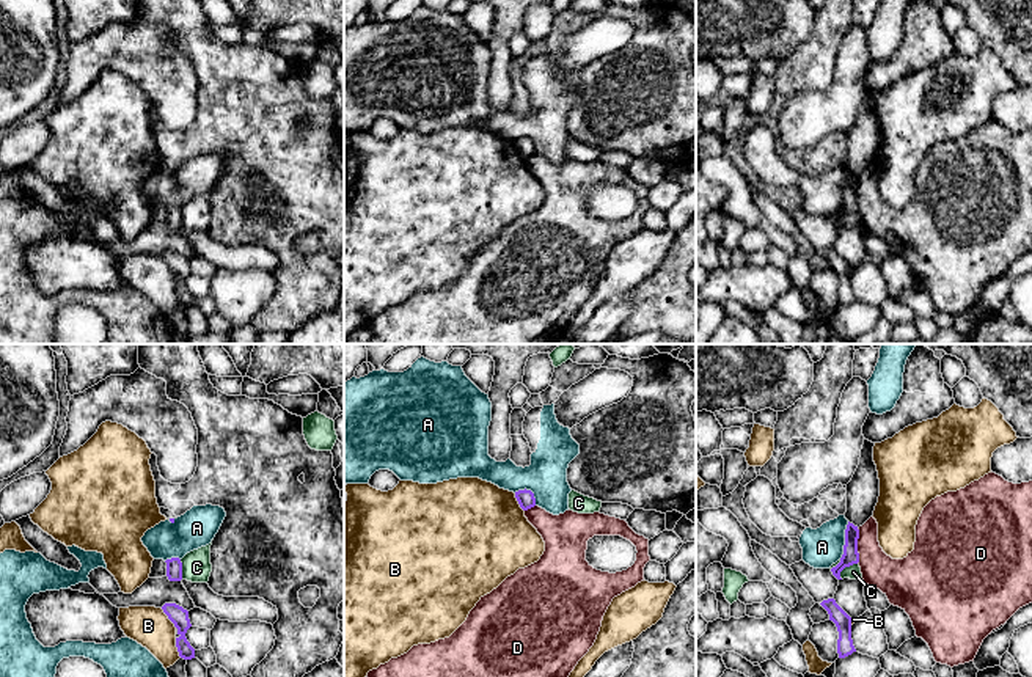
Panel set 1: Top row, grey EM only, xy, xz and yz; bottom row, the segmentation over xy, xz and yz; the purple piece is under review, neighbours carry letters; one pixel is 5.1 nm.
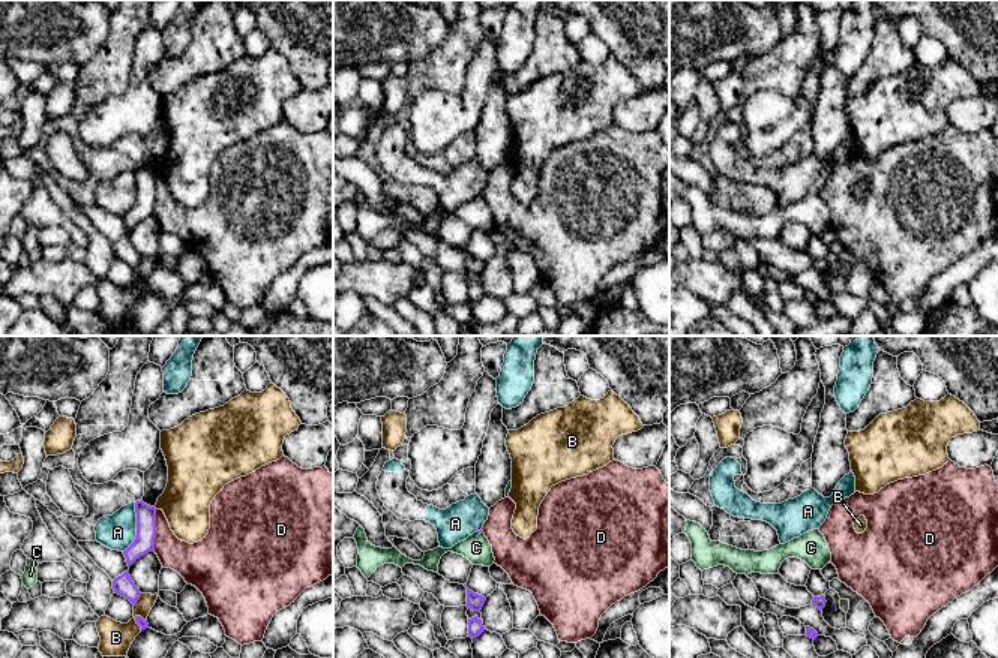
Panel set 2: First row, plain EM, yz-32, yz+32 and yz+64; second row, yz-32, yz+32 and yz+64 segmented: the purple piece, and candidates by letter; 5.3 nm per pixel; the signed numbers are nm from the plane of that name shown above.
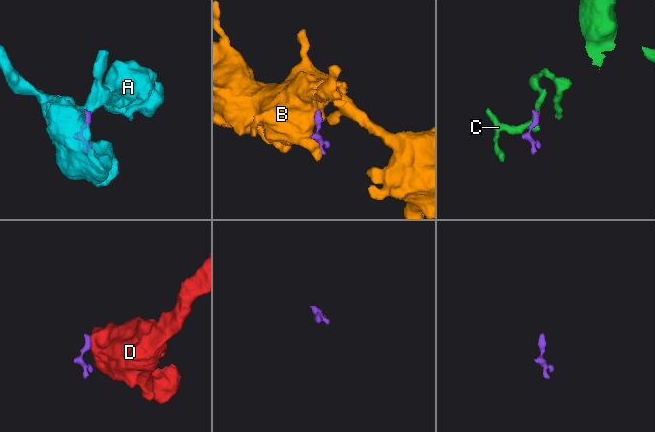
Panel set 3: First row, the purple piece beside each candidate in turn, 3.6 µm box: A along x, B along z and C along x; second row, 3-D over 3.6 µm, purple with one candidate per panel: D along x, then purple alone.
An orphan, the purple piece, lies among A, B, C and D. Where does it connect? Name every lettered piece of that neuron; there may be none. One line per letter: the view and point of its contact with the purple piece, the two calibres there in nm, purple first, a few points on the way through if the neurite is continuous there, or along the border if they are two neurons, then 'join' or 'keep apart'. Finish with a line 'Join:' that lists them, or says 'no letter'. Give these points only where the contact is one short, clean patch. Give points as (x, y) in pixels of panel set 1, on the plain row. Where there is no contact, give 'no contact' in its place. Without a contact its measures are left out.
A: contact yz (845, 189); calibres 90 and 200 nm; border yz (849, 170), (844, 201), (839, 206); keep apart
B: contact xy (168, 266); calibres 90 and 200 nm; keep apart
C: contact yz (845, 214); calibres 90 and 80 nm; border yz (856, 211), (845, 215), (839, 225); keep apart
D: contact yz (856, 193); calibres 90 and 190 nm; border yz (856, 176), (858, 211); keep apart
Join: no letter

